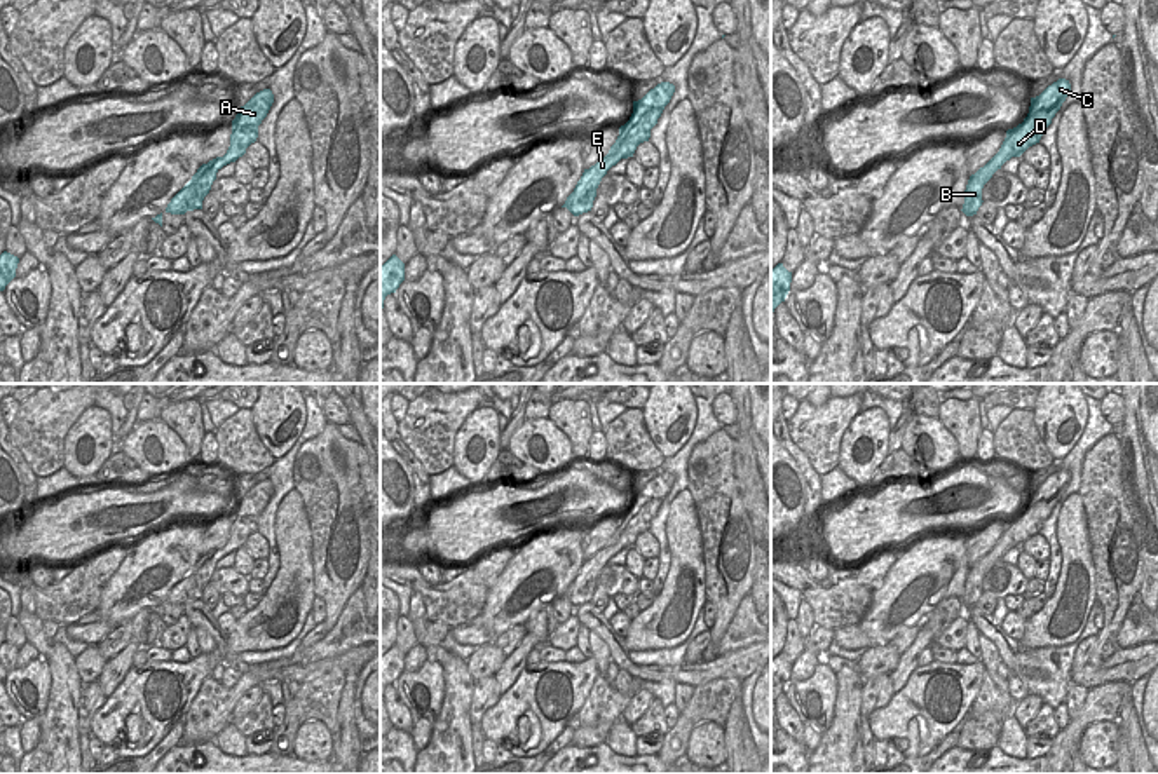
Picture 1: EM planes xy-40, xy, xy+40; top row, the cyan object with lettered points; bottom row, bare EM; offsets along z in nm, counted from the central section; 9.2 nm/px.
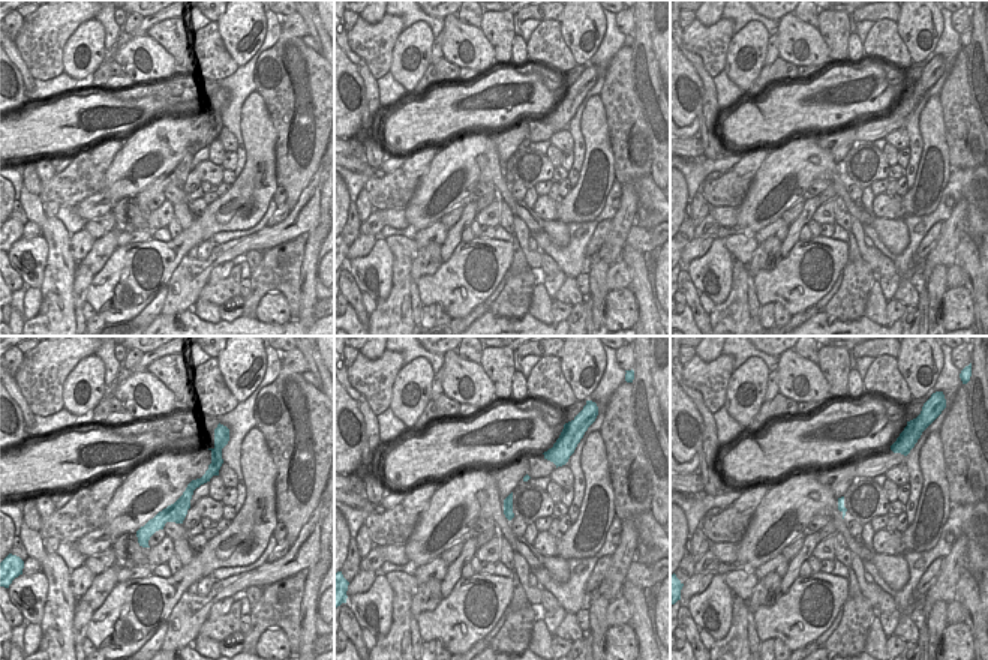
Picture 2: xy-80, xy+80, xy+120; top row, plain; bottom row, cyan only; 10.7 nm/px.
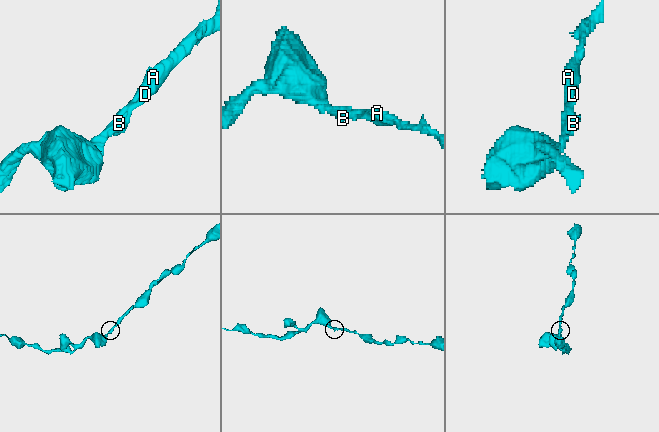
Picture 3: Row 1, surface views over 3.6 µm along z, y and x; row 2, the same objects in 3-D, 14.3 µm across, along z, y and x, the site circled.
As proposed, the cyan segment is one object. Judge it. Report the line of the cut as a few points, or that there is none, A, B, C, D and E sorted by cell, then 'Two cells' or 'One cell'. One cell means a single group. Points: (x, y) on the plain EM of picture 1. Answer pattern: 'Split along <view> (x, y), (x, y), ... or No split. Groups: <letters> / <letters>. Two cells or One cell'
No split. Groups: A B C D E. One cell.

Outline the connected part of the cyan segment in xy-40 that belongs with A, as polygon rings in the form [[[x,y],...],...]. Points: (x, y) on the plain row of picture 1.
[[[263,479],[237,500],[237,506],[232,511],[230,537],[227,544],[202,554],[192,570],[171,589],[166,603],[185,605],[187,601],[202,600],[202,591],[209,584],[213,572],[216,570],[216,563],[223,556],[242,547],[246,539],[256,532],[258,516],[267,507],[272,493],[272,481]]]

